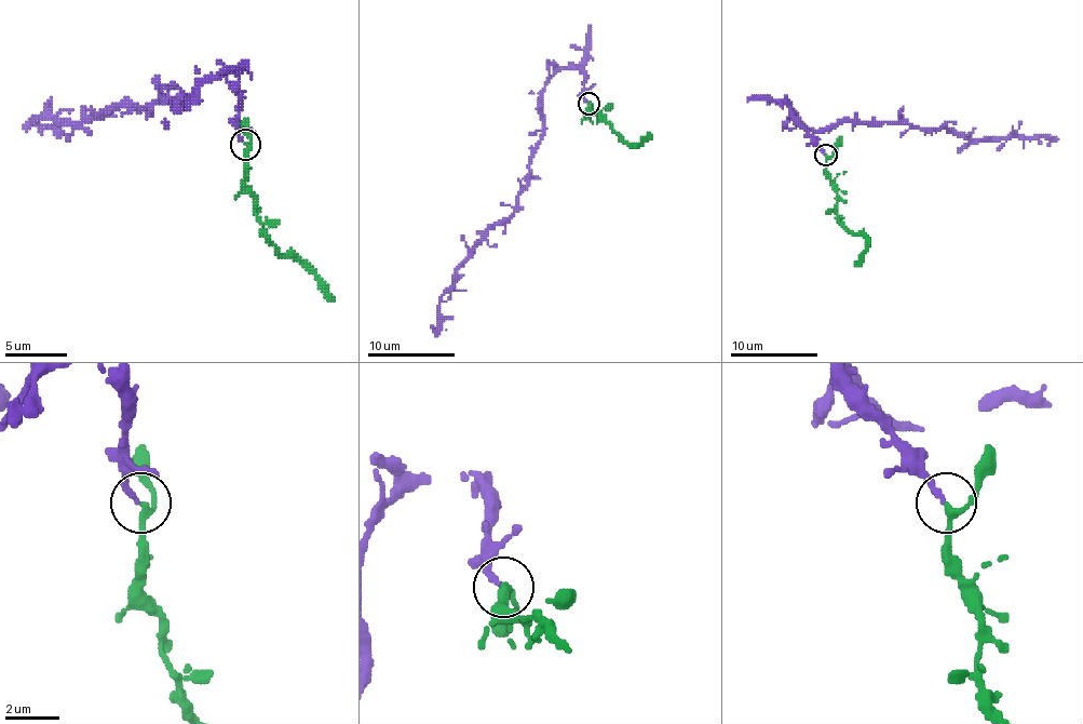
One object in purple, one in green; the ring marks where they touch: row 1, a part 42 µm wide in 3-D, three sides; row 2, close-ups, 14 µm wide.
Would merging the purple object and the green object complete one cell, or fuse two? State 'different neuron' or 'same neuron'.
same neuron

